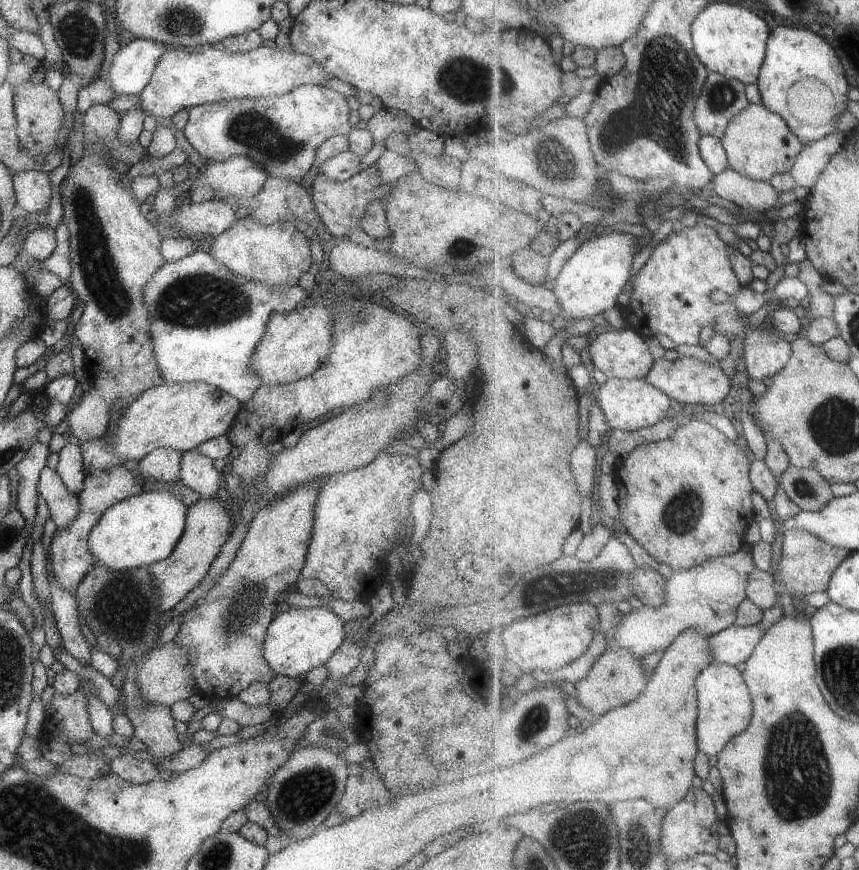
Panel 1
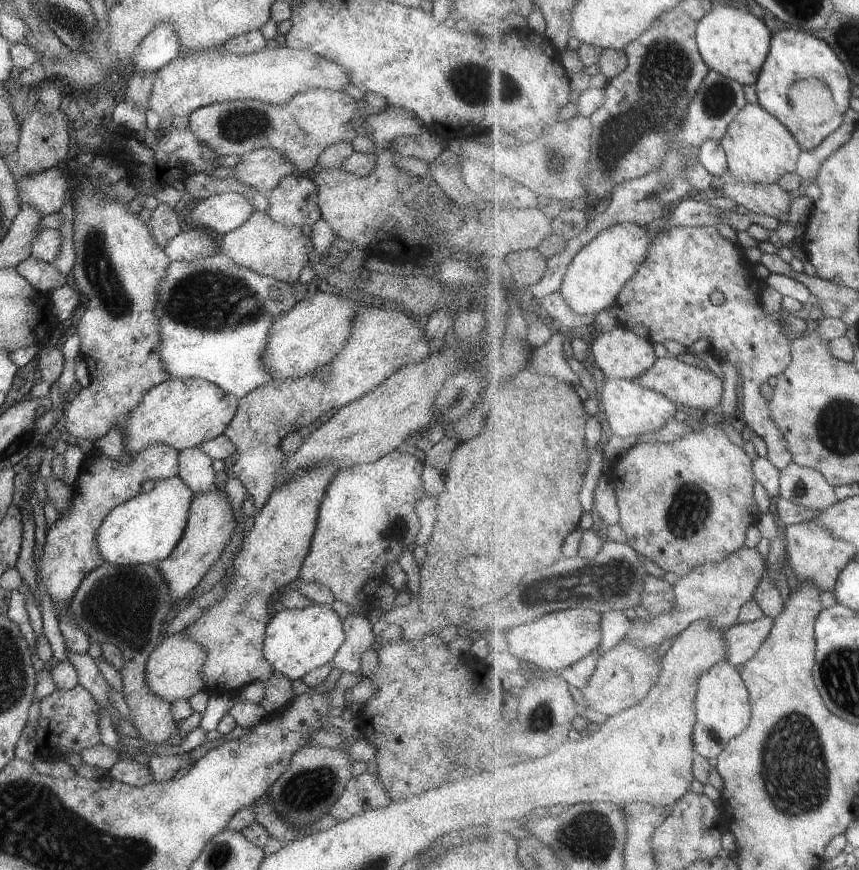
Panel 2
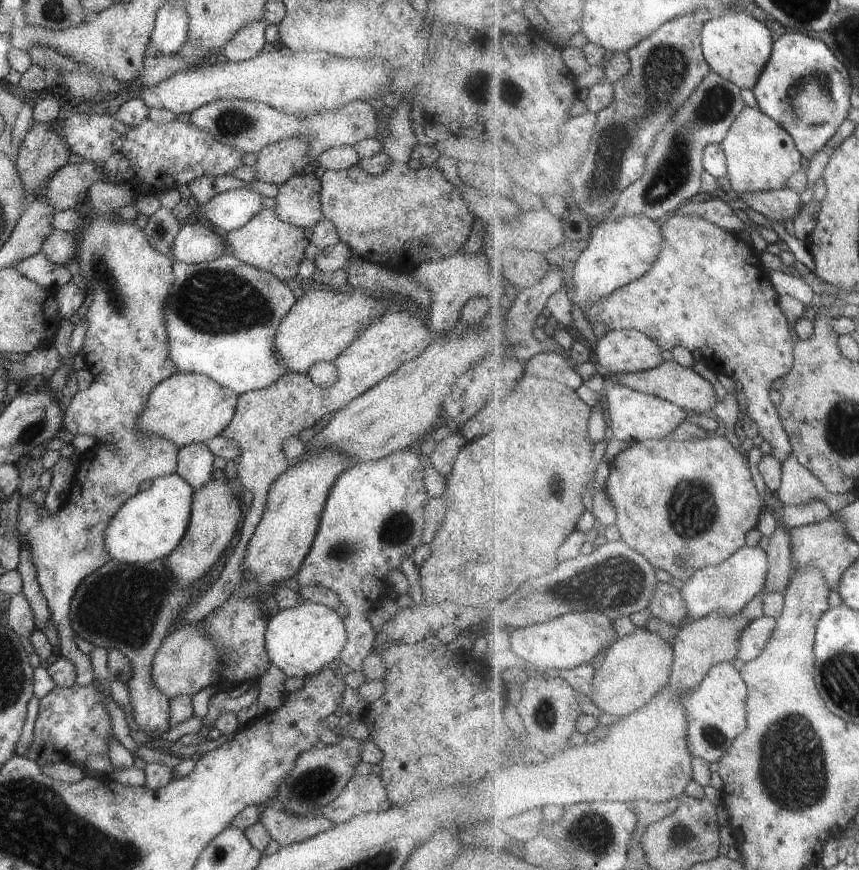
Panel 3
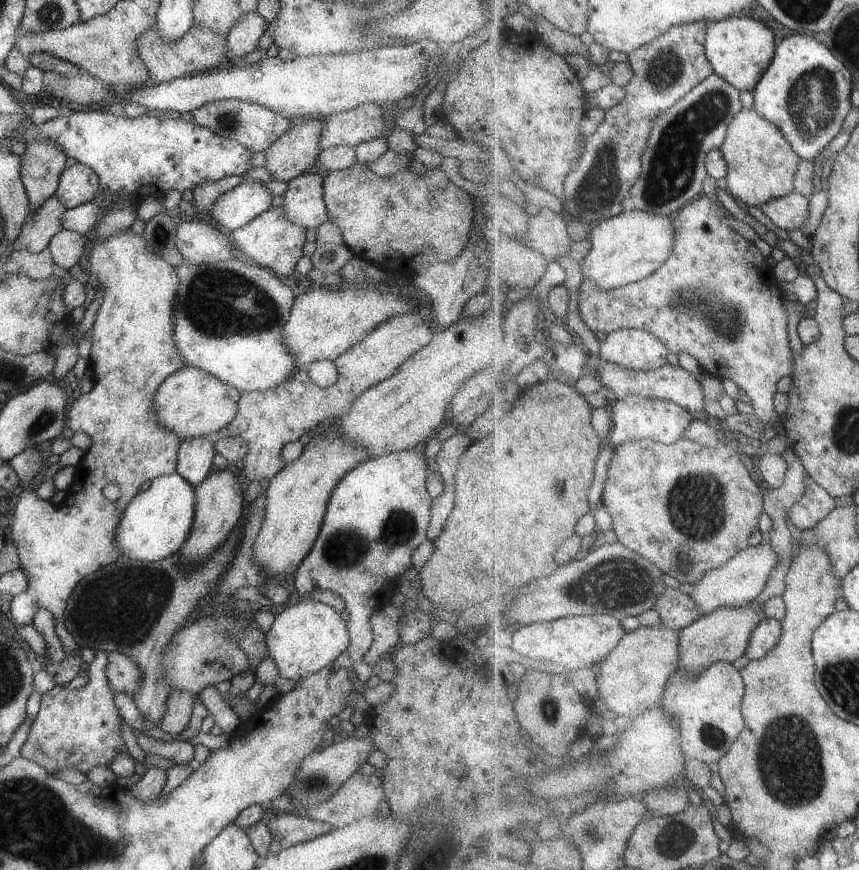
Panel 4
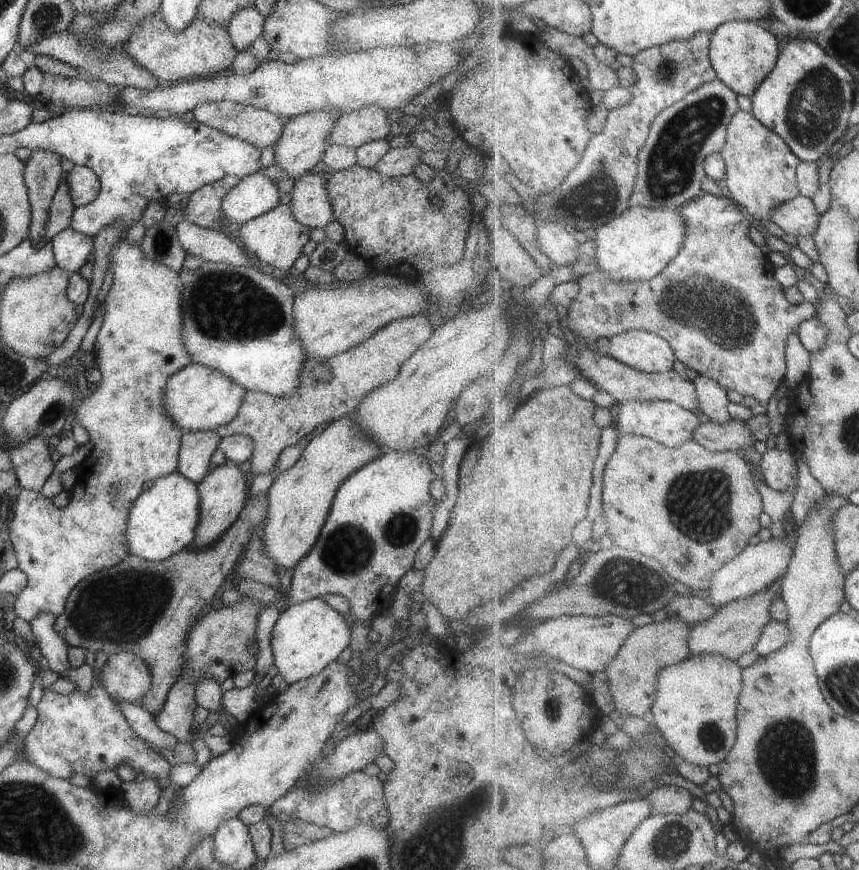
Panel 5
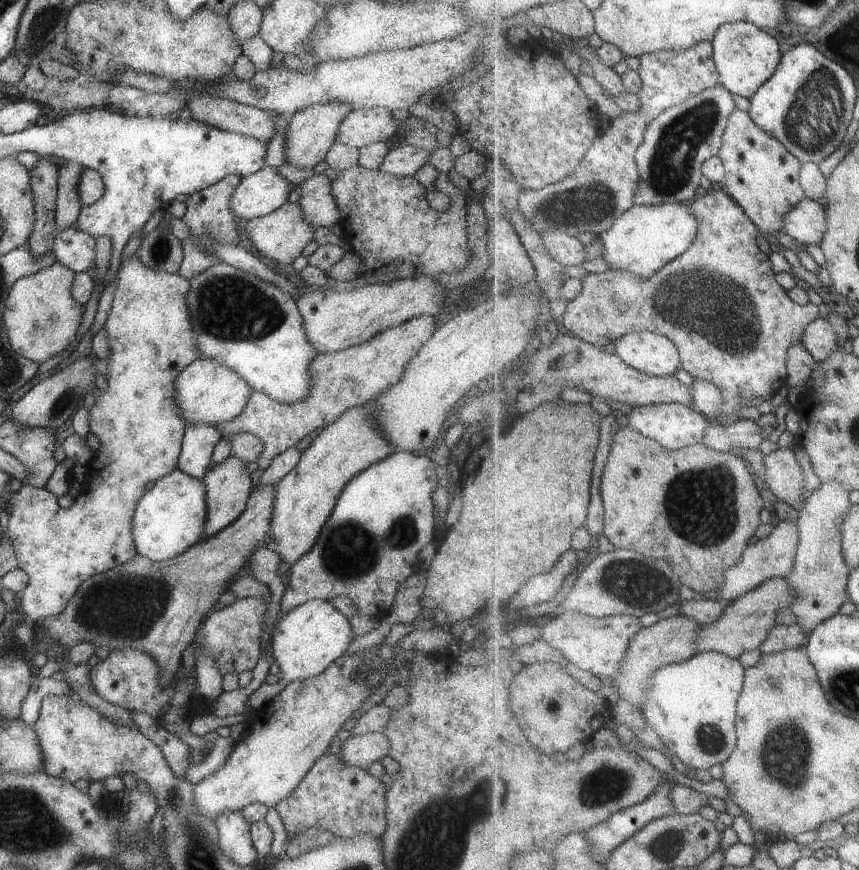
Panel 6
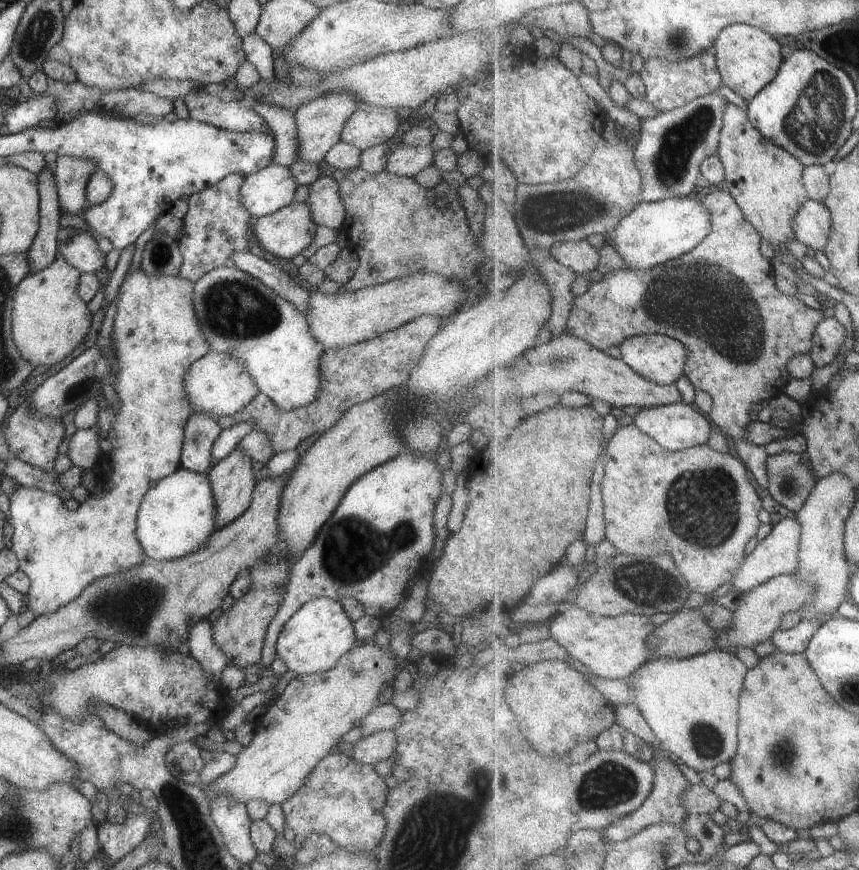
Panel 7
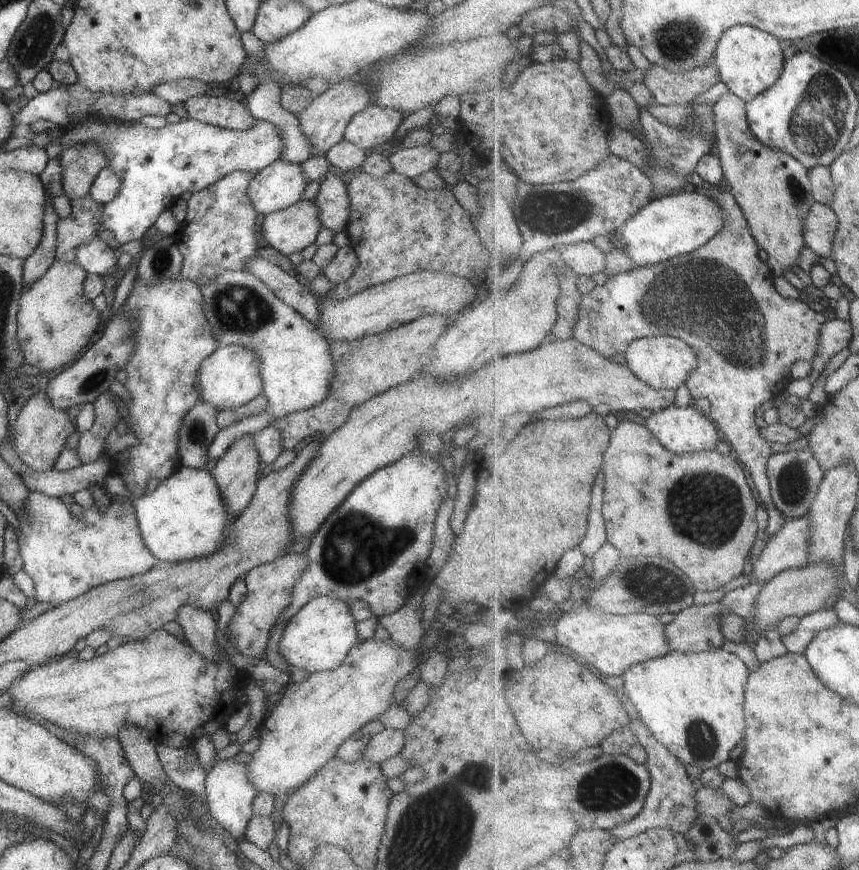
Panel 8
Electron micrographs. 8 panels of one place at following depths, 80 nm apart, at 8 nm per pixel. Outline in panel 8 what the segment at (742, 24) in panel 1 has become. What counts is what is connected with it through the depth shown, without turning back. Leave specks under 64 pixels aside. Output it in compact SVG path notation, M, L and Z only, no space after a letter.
M739 25L728 30L721 39L714 60L724 82L746 103L775 86L786 67L780 39L767 31L749 25Z

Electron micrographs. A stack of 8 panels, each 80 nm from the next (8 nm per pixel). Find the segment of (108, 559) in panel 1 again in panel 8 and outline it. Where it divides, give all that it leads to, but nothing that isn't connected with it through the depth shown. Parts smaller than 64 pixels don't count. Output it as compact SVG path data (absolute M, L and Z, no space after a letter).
M179 466L167 478L160 480L152 492L130 500L136 514L136 523L145 548L158 560L181 562L199 557L208 557L224 544L224 532L229 522L225 503L208 468L192 469Z

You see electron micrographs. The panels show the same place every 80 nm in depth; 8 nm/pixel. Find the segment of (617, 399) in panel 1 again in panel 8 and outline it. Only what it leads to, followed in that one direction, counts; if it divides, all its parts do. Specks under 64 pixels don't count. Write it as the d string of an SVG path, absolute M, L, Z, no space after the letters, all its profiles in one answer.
M672 406L653 413L645 420L645 426L660 440L660 443L677 454L693 454L703 451L715 451L717 442L723 438L722 432L715 422L697 407Z

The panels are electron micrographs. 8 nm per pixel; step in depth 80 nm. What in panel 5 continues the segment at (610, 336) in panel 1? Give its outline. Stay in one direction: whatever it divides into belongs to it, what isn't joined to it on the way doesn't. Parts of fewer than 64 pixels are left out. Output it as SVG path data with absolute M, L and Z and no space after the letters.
M637 329L610 339L605 352L644 373L673 371L678 359L673 347L661 335Z

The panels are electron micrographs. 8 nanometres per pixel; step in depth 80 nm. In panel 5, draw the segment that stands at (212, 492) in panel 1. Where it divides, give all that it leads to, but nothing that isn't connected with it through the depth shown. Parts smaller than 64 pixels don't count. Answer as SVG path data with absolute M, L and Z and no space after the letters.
M185 431L180 438L176 470L198 484L209 472L210 458L220 437L213 431Z

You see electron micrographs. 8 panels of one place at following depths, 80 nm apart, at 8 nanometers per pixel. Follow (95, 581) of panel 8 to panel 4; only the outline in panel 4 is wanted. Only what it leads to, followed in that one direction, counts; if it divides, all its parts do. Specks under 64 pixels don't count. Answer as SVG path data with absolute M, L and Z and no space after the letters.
M130 227L117 230L105 240L90 235L86 253L90 264L87 271L91 274L90 281L102 290L102 300L93 326L88 330L88 369L92 375L93 388L90 392L80 394L67 406L64 424L73 433L87 434L90 445L77 462L76 477L59 506L41 500L34 490L23 488L13 508L11 522L11 539L17 546L20 569L28 581L26 589L11 600L9 612L13 623L12 634L21 624L31 625L37 608L43 608L53 617L54 632L61 642L63 652L75 656L79 654L79 648L72 634L63 626L66 602L77 582L120 557L117 548L113 546L113 530L124 507L139 492L143 482L153 481L175 471L178 445L181 442L173 432L157 426L152 408L153 392L157 386L183 367L173 342L173 298L178 282L174 267L149 252L142 234L133 234Z

